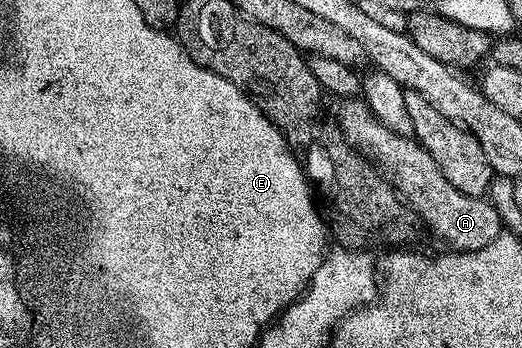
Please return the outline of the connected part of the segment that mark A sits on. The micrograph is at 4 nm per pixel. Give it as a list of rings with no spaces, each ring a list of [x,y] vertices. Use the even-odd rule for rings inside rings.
[[[360,97],[342,99],[335,117],[345,133],[345,139],[360,154],[364,154],[381,174],[389,179],[393,189],[407,203],[418,219],[442,242],[449,252],[466,254],[479,248],[487,248],[491,240],[503,233],[501,214],[485,198],[467,196],[443,176],[439,164],[421,147],[413,136],[400,134],[383,124],[373,114],[371,107]]]

